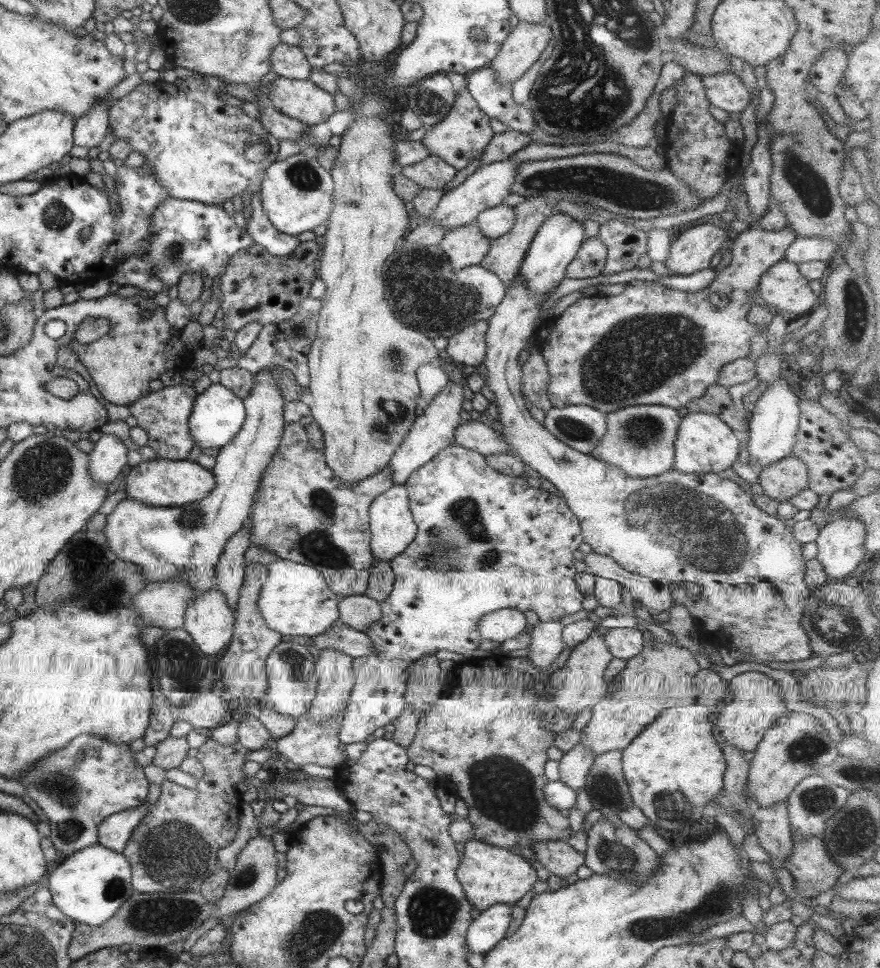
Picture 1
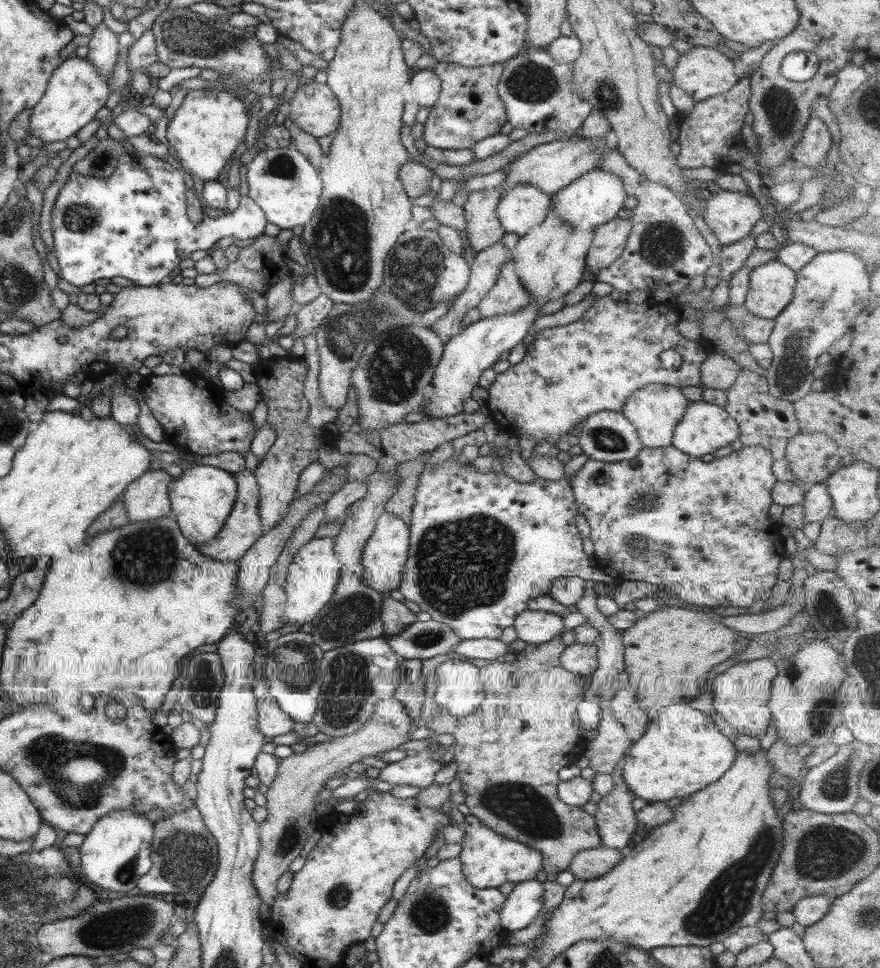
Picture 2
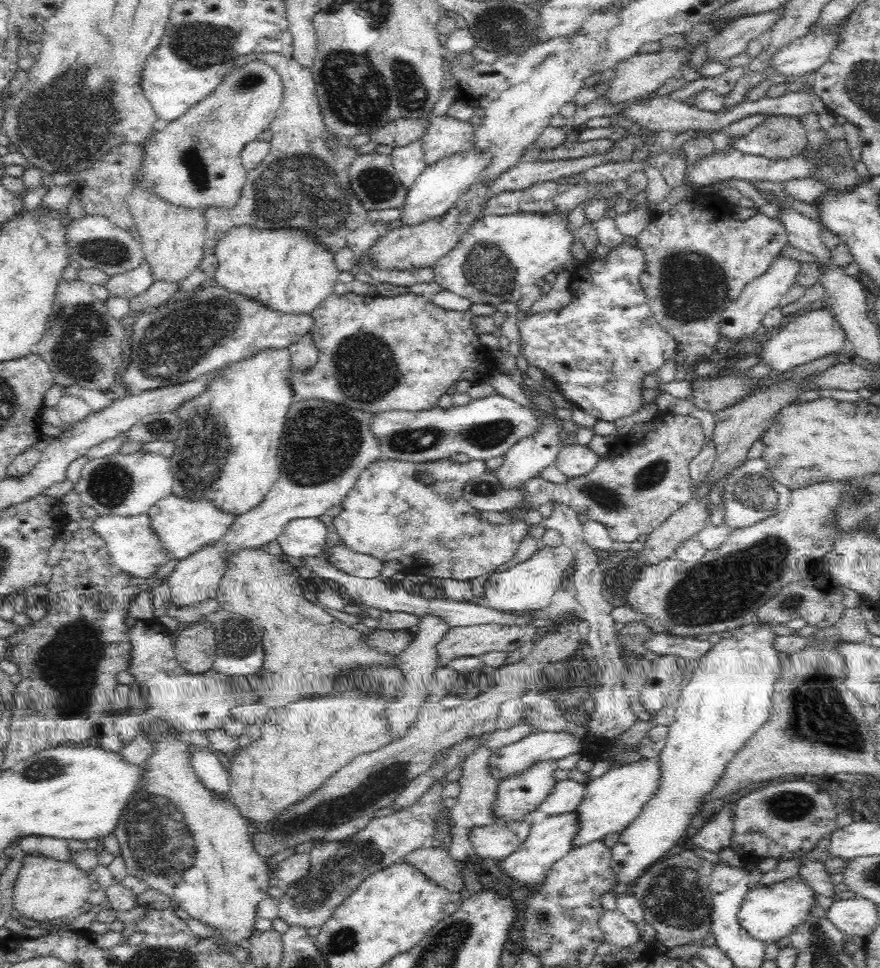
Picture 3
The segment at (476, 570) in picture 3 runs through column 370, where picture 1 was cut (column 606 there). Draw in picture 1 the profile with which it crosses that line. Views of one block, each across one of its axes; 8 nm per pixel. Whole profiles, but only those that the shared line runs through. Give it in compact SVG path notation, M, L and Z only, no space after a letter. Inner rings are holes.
M516 275L513 284L511 284L511 288L506 290L504 297L495 307L493 314L486 320L488 322L488 327L485 335L486 351L483 362L483 372L487 375L487 388L493 392L495 397L493 403L495 403L499 411L496 420L503 427L501 432L498 433L502 434L502 437L510 446L507 454L517 457L523 464L529 465L533 470L539 473L539 476L542 476L545 480L553 484L559 492L559 495L564 499L565 504L579 521L582 542L589 544L593 553L608 556L627 572L637 576L647 577L652 581L669 580L669 582L677 582L677 584L685 584L685 582L695 584L695 586L685 586L685 596L679 598L680 604L689 611L689 616L693 618L695 629L707 633L721 632L721 638L729 639L729 647L731 647L731 650L749 656L749 658L745 660L745 662L749 663L793 662L812 657L813 652L811 651L811 647L809 647L809 639L807 639L807 635L805 635L805 632L801 629L803 609L806 607L807 597L809 596L809 590L804 583L805 560L802 557L802 545L793 538L792 530L783 523L783 519L773 517L759 510L755 506L751 496L743 491L737 483L728 478L721 478L718 473L685 474L671 468L661 474L653 475L652 477L631 478L616 466L611 466L610 464L598 461L596 458L569 448L529 416L528 410L523 406L524 397L521 394L522 367L517 363L517 354L526 348L528 338L533 336L537 330L536 327L539 324L537 316L539 316L539 308L543 300L544 296L542 297L541 295L529 292L529 290L525 288L525 284L521 282L521 278Z

